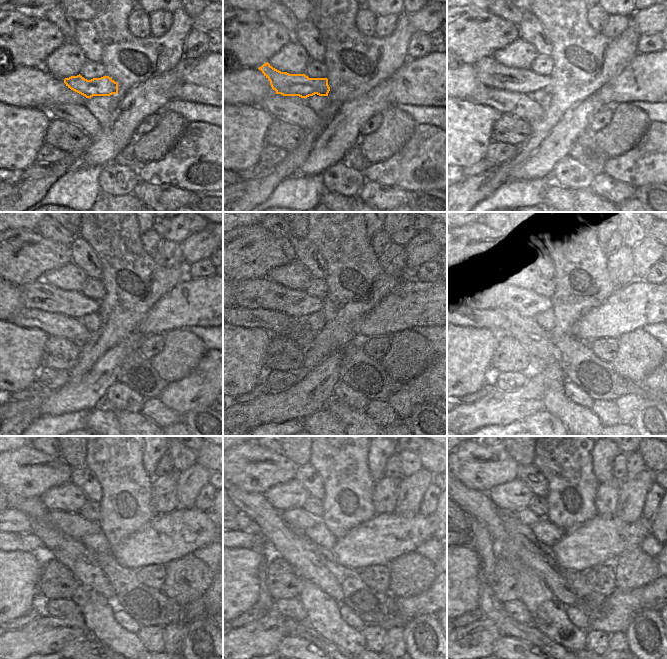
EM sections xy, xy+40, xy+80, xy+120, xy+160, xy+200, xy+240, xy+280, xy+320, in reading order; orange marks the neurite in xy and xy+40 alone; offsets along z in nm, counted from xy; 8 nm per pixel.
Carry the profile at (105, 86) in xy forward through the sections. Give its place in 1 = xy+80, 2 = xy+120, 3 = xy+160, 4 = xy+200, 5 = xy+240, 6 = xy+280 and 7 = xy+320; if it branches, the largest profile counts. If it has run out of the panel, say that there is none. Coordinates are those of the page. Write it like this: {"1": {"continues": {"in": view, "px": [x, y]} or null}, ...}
{"1": {"continues": {"in": "xy+80", "px": [491, 74]}}, "2": {"continues": {"in": "xy+120", "px": [45, 297]}}, "3": {"continues": {"in": "xy+160", "px": [268, 295]}}, "4": {"continues": {"in": "xy+200", "px": [492, 296]}}, "5": {"continues": {"in": "xy+240", "px": [75, 525]}}, "6": {"continues": {"in": "xy+280", "px": [298, 519]}}, "7": {"continues": {"in": "xy+320", "px": [527, 517]}}}

